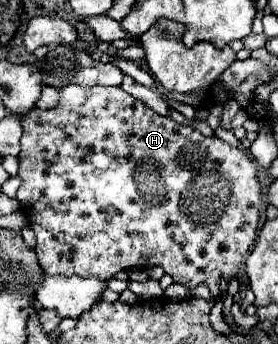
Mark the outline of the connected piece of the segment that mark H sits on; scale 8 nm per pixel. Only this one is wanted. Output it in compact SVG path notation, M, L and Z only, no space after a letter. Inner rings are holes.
M68 84L66 88L60 90L60 102L52 110L40 110L32 108L26 116L22 116L22 150L18 154L20 160L20 170L18 178L22 180L18 188L16 200L20 202L22 210L28 214L28 226L36 232L36 254L40 260L40 266L46 276L98 276L100 280L110 280L114 278L120 270L128 268L152 268L152 266L162 266L166 274L174 278L174 282L194 288L202 282L206 282L214 294L214 298L220 298L220 278L224 276L228 282L232 276L238 274L238 268L244 260L244 254L250 250L256 238L258 230L258 220L260 220L260 204L262 204L262 194L260 194L260 184L258 184L258 166L248 154L244 154L238 148L228 146L222 142L218 136L204 136L196 128L188 124L178 124L170 120L168 116L160 116L154 110L146 108L140 100L134 100L134 96L122 92L120 86L78 86L78 84Z

